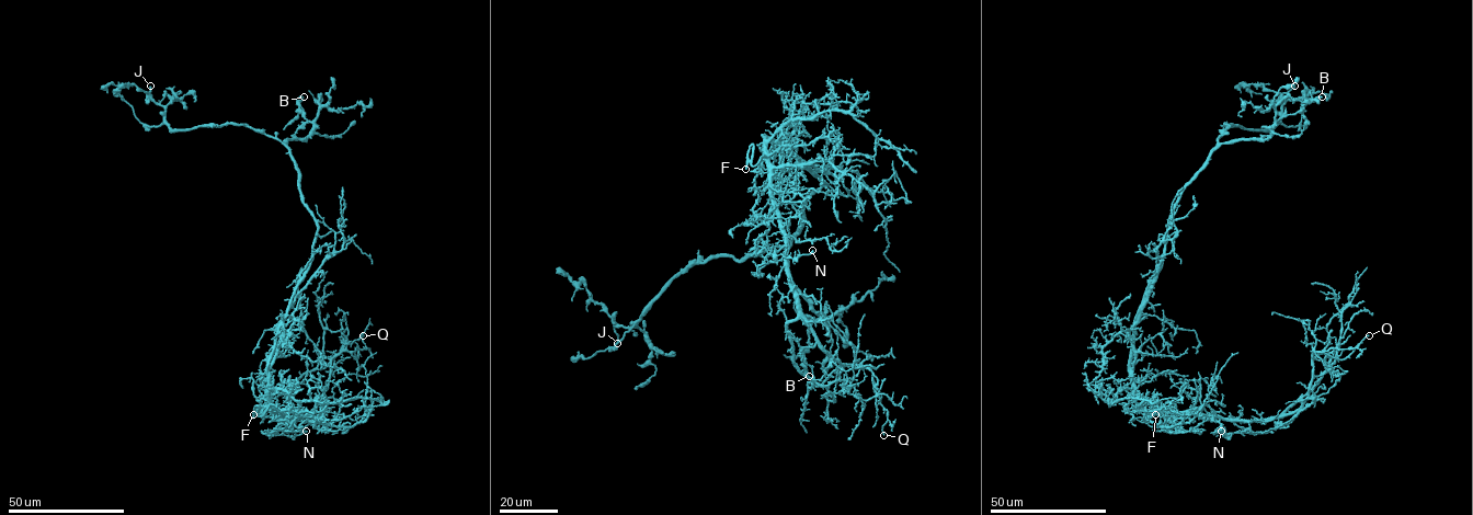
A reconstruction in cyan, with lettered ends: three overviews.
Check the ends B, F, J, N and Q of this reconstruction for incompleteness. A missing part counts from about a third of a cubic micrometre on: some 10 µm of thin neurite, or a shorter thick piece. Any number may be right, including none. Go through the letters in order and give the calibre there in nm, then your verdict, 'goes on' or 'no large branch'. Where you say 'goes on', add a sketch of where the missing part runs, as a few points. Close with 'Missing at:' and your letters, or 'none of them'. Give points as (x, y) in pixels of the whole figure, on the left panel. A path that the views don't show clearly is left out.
B: 240 nm thick; no large branch
F: 280 nm thick; goes on
J: 280 nm thick; goes on
N: 300 nm thick; no large branch
Q: 220 nm thick; no large branch
Missing at: F, J

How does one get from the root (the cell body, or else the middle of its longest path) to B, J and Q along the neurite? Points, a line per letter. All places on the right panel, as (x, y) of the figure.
B: (1144, 306), (1145, 293), (1162, 263), (1171, 212), (1208, 157), (1222, 144), (1266, 139), (1280, 118), (1322, 96)
J: (1144, 306), (1162, 263), (1174, 206), (1225, 124), (1270, 129), (1280, 116), (1281, 94), (1294, 86)
Q: (1144, 306), (1130, 377), (1148, 401), (1174, 412), (1294, 412), (1313, 351), (1354, 348), (1369, 335)

